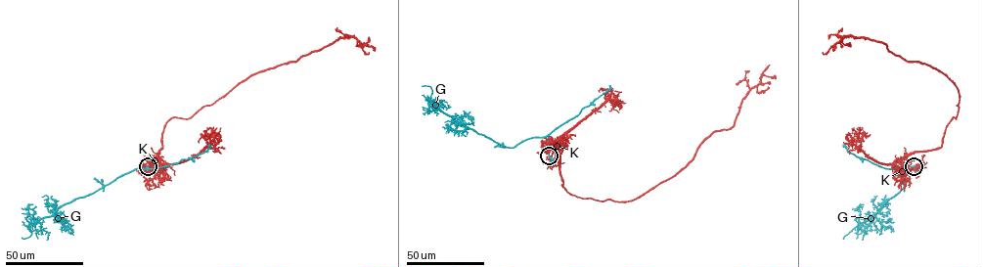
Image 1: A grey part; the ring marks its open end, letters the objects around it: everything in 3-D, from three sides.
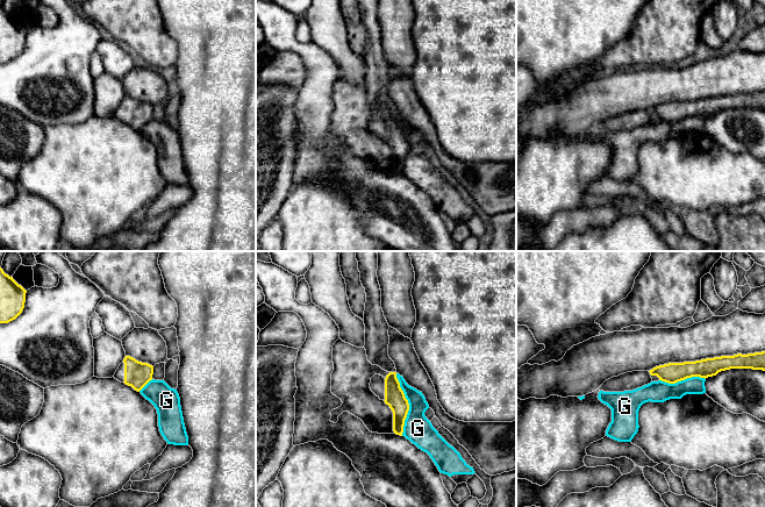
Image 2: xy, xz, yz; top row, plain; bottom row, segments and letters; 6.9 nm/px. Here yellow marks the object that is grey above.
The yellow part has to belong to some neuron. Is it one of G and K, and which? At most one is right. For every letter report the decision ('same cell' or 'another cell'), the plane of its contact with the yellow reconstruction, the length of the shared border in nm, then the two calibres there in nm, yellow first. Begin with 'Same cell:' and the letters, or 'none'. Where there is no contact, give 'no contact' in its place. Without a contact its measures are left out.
Same cell: none
G: another cell | xz | 440 nm | 140/190 nm
K: another cell | no contact

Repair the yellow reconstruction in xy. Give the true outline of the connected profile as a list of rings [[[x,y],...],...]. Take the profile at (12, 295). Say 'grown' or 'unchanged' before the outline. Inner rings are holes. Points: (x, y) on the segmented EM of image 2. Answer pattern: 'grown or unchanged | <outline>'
unchanged | [[[0,267],[0,323],[15,320],[23,310],[27,291]]]

